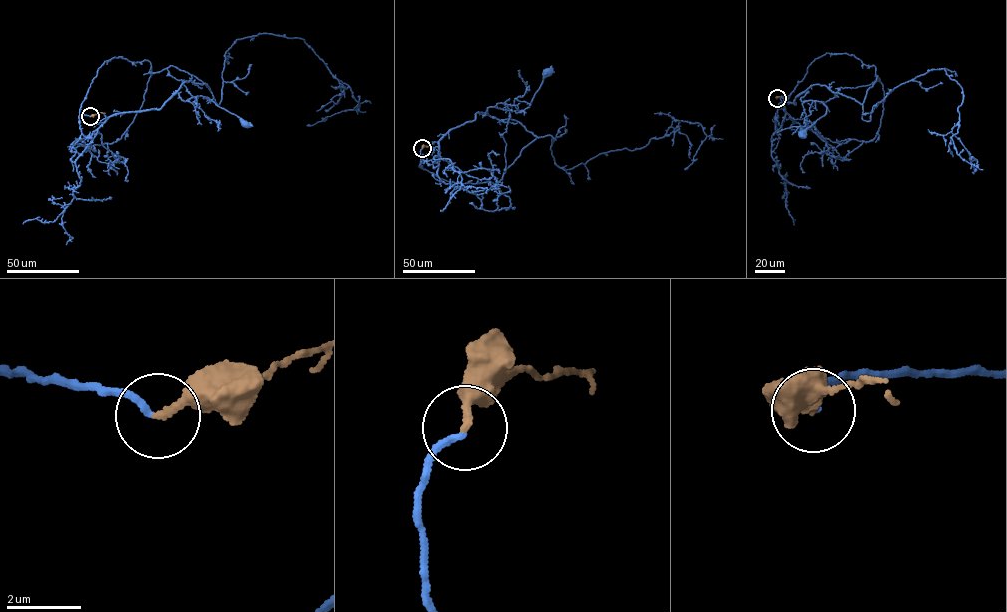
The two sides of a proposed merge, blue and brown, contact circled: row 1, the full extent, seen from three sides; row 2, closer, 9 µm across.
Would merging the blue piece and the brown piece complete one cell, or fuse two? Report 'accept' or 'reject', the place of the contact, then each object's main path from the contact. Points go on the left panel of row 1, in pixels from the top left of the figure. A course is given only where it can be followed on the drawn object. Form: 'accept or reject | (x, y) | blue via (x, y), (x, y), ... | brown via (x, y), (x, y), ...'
accept | (90, 116) | blue via (90, 116), (90, 84), (120, 57), (195, 76), (210, 90), (184, 81), (182, 100), (208, 97), (245, 124) | brown via (90, 116), (105, 113)

